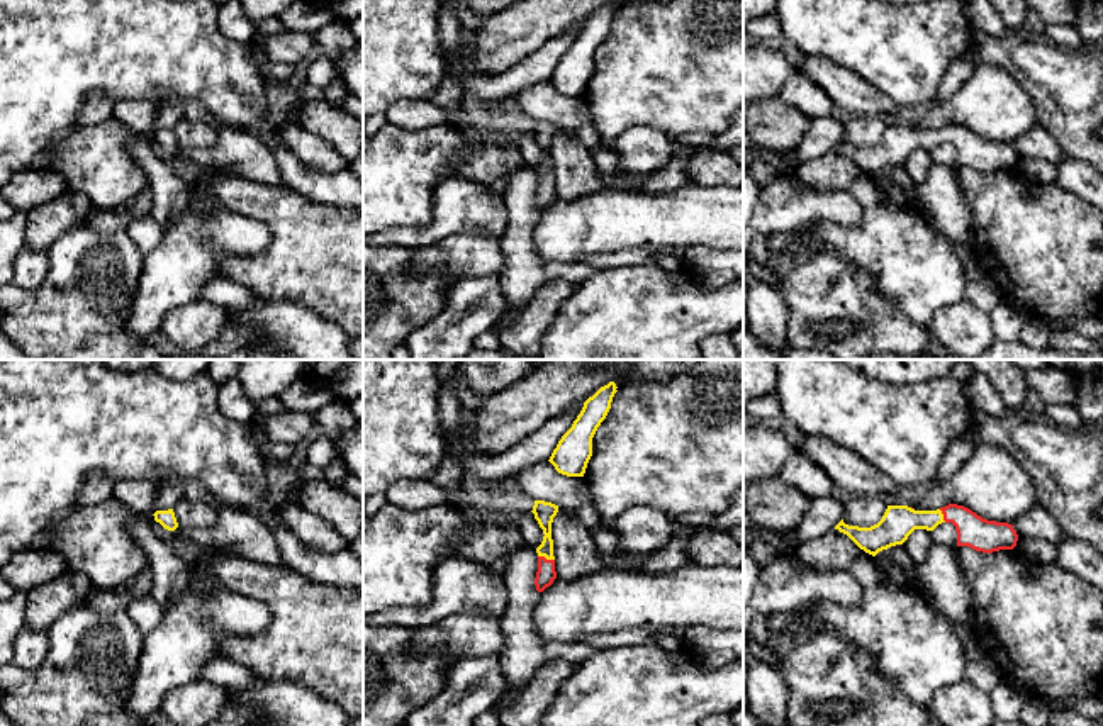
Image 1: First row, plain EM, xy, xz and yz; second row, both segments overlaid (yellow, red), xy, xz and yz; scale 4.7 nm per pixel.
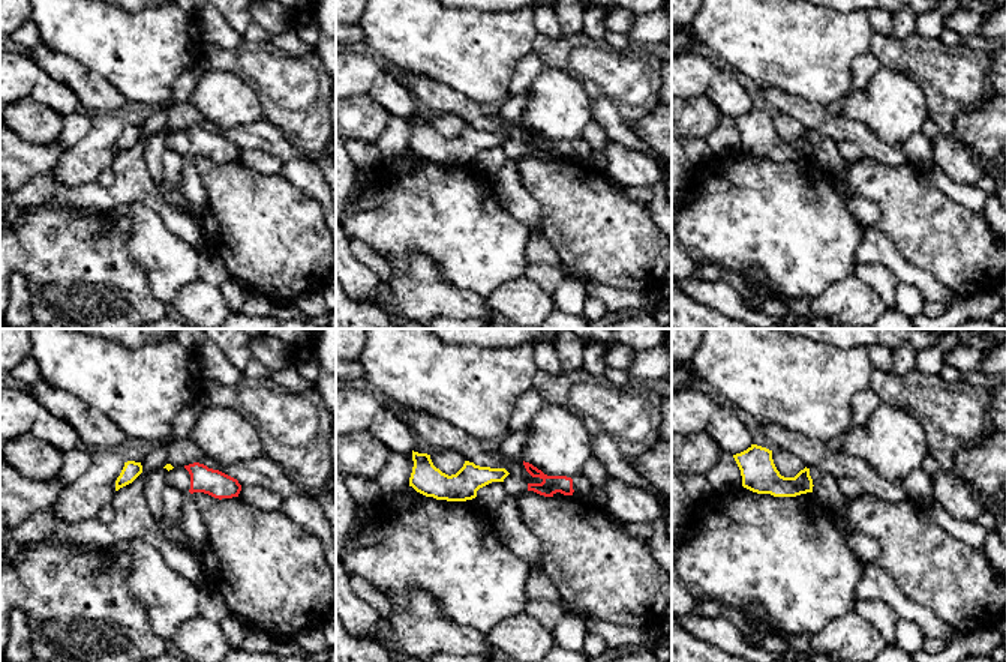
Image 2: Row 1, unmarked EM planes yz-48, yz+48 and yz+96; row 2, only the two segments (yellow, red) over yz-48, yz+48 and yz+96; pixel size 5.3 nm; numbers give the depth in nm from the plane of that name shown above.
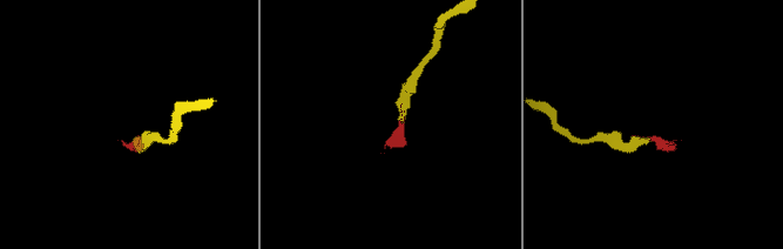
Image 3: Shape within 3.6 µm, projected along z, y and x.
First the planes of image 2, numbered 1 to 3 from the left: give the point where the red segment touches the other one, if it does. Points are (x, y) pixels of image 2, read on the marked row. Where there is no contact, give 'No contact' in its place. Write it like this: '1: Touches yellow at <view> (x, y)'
1: No contact
2: No contact
3: No contact

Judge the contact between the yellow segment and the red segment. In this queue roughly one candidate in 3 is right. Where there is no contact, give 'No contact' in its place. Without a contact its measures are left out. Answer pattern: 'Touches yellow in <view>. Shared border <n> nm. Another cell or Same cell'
Touches yellow in xz. Shared border 80 nm. Same cell

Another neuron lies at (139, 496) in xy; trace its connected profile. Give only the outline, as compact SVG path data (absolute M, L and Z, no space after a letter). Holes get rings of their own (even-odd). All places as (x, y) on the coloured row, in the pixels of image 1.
M124 478L115 482L114 497L139 517L146 517L156 512L158 489L153 480Z

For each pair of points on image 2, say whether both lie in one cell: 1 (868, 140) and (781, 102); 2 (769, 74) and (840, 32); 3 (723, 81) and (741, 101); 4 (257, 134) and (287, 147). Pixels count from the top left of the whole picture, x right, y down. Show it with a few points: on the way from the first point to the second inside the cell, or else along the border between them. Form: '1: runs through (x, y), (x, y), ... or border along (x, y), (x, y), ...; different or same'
1: runs through (847, 131), (825, 123), (802, 110); same
2: runs through (787, 56), (795, 48), (811, 48), (822, 42); same
3: runs through (726, 86), (736, 96); same
4: runs through (264, 135), (279, 146); same

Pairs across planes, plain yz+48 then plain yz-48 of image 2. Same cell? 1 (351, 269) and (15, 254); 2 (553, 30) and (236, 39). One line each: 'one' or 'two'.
1: two
2: one

